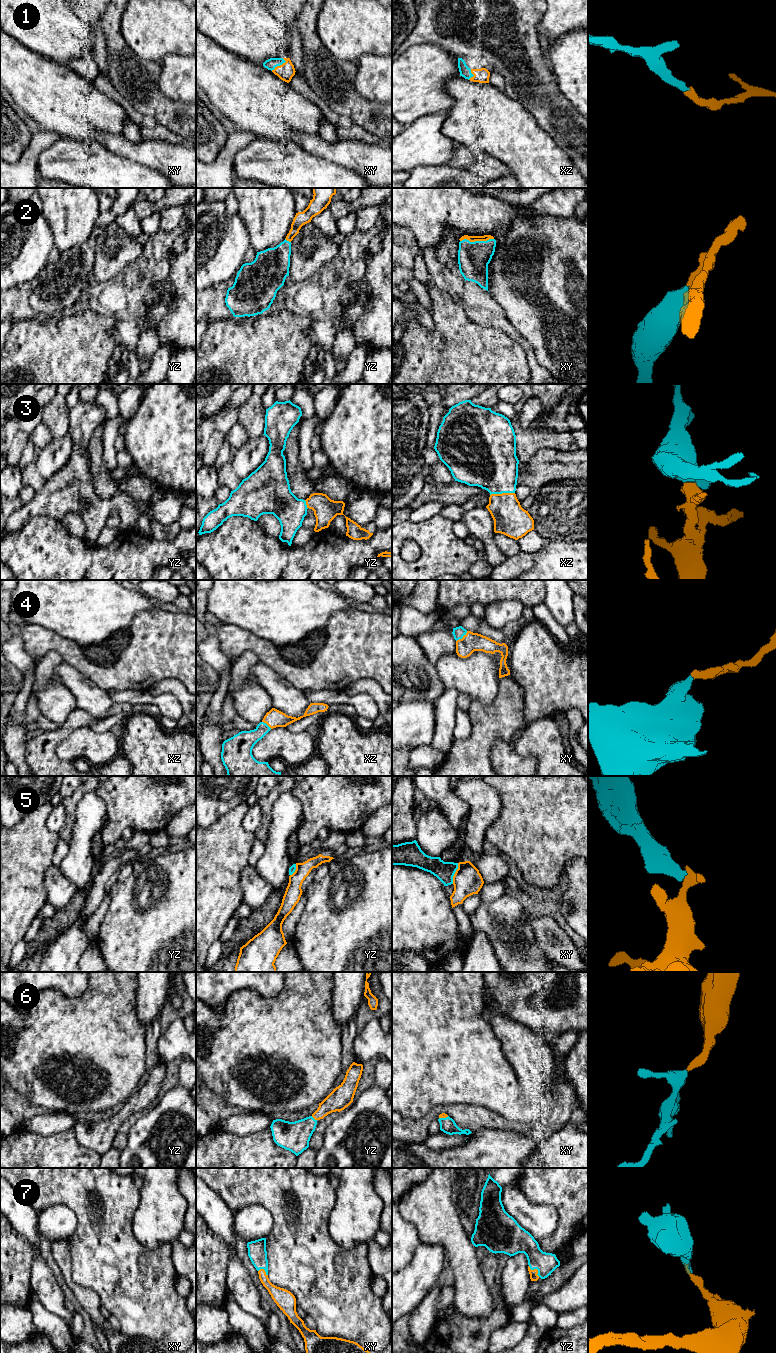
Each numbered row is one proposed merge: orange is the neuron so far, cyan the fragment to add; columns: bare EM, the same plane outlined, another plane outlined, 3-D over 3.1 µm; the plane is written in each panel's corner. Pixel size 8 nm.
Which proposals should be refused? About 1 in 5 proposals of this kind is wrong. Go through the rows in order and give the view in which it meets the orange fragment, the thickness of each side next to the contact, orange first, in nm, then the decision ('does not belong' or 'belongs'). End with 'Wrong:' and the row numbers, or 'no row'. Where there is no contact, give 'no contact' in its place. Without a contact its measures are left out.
1: xy | 140/90 nm | belongs
2: xy | 50/260 nm | belongs
3: xz | 260/420 nm | belongs
4: xy | 150/90 nm | belongs
5: xy | 240/160 nm | does not belong
6: yz | 170/240 nm | belongs
7: yz | 60/180 nm | belongs
Wrong: 5

